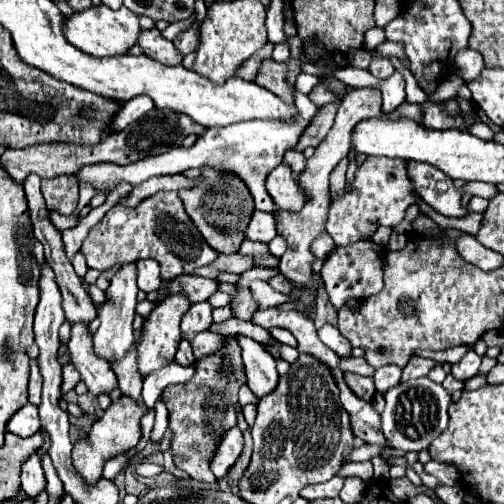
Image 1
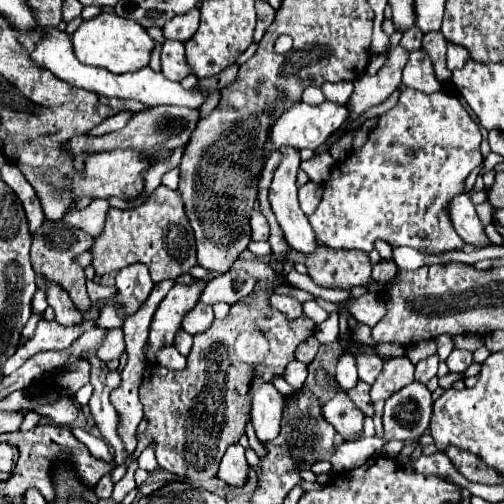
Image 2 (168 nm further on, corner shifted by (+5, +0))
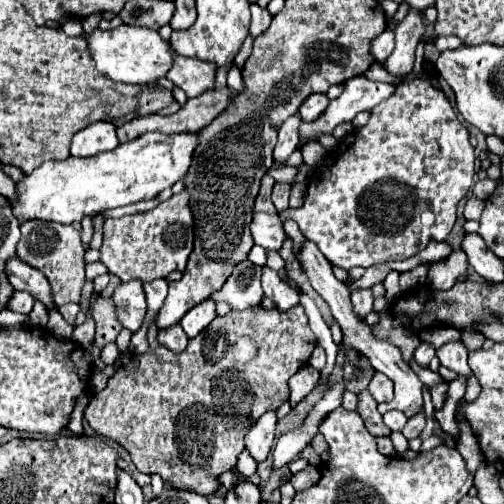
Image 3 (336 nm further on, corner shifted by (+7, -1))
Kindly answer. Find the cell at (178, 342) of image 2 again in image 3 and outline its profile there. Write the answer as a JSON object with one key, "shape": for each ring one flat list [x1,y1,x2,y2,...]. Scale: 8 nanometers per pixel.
{"shape":[[174,324,174,326,168,326,168,328,160,330,158,332,158,340,166,348,170,348,172,352,182,352,186,348,186,344,188,344,188,336,184,334,180,324]]}

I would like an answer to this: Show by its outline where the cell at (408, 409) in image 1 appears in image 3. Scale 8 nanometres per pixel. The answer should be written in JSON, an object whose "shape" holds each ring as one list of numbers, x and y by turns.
{"shape":[[392,410,392,412,386,412,386,414,384,414,384,424,386,424,392,432,400,432,402,426,406,424,406,418,404,418,404,414,400,414,398,410]]}

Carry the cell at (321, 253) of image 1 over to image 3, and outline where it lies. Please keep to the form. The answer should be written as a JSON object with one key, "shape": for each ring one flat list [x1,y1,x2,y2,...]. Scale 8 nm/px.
{"shape":[[352,78,344,84,342,96,336,100,330,100,320,122,312,122,312,126,302,122,300,136,318,140,322,134,330,134,338,124,350,122,358,112,372,110,382,100,390,98,394,90,396,88,392,84,374,82,368,78]]}

